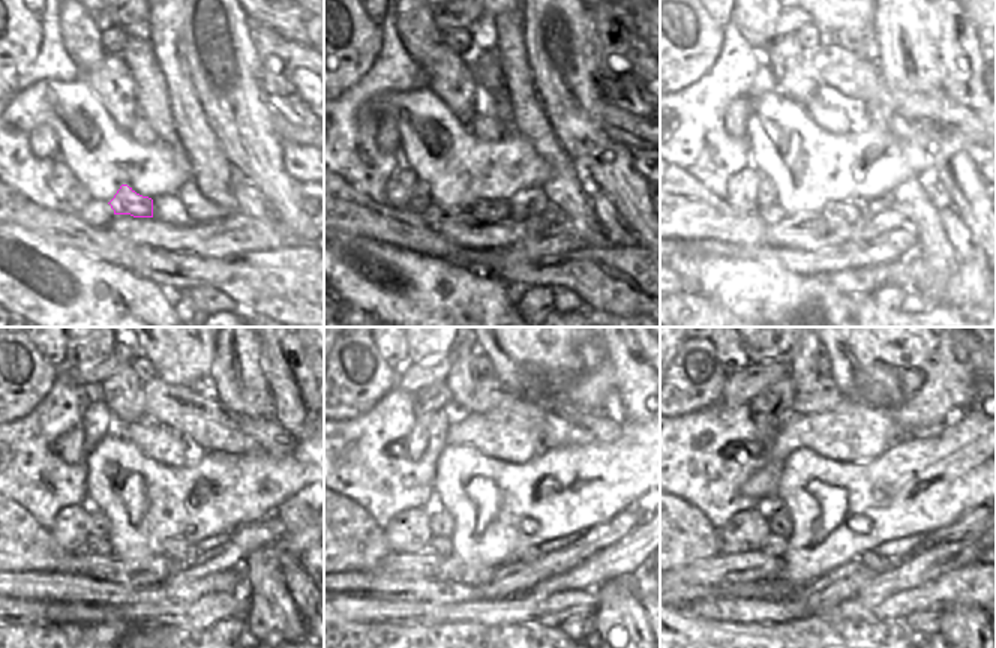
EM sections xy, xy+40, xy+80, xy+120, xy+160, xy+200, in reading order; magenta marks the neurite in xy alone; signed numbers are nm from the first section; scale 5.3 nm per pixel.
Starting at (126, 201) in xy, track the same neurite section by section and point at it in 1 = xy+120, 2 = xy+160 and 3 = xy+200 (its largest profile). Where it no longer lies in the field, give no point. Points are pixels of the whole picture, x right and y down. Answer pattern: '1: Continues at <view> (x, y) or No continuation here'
1: Continues at xy+120 (174, 548)
2: Continues at xy+160 (530, 554)
3: Continues at xy+200 (872, 558).

